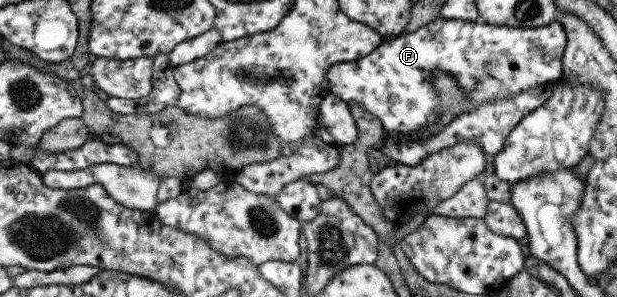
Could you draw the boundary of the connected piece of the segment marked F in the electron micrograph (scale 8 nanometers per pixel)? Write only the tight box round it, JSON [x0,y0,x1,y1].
[326,17,567,134]

